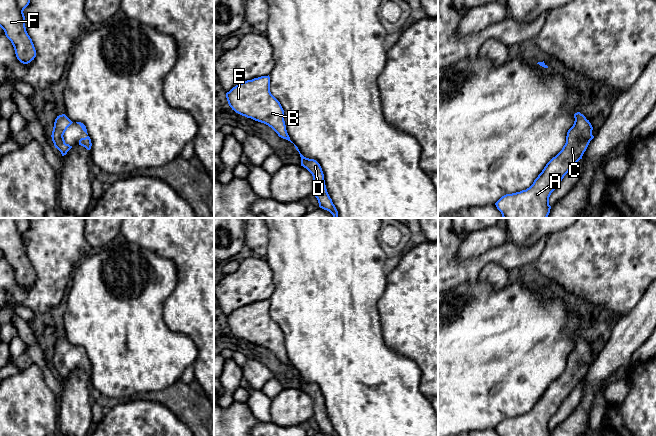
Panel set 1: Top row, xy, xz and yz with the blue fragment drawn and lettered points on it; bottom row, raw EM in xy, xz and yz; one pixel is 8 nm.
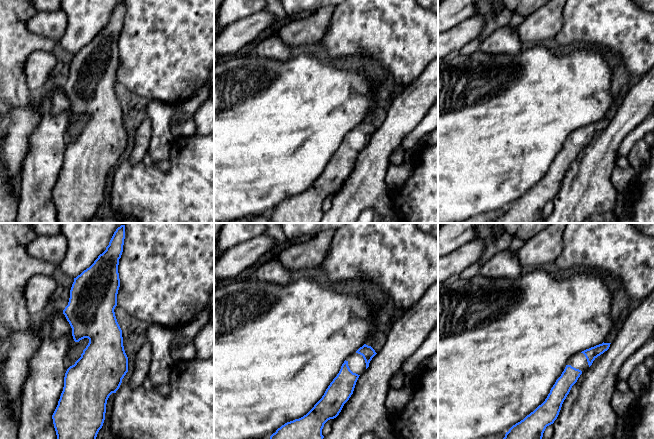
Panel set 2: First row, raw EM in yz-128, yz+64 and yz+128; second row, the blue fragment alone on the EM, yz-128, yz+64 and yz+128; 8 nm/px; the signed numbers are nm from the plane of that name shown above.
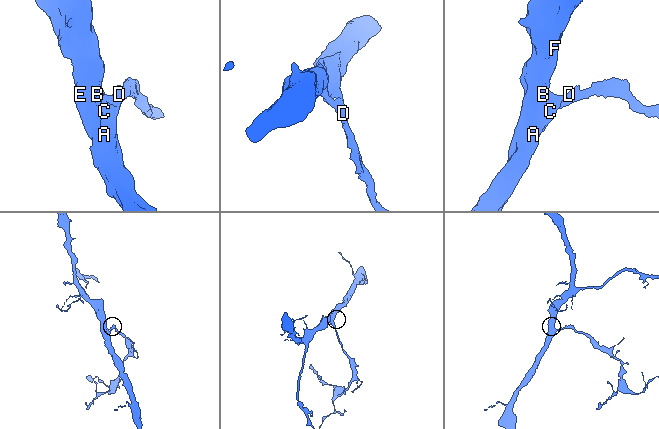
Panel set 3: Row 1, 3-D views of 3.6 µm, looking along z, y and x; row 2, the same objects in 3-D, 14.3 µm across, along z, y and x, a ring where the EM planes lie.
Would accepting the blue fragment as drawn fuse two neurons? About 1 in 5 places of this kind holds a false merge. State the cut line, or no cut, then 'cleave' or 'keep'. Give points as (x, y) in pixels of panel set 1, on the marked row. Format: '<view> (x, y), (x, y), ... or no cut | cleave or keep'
no cut | keep

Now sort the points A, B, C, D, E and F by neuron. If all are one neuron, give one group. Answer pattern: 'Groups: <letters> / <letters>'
Groups: A B C D E F

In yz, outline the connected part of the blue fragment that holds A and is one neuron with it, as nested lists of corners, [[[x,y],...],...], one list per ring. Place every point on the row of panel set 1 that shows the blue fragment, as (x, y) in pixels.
[[[580,112],[575,113],[574,118],[574,124],[567,132],[562,150],[546,164],[533,184],[526,190],[506,194],[495,203],[503,218],[548,217],[551,193],[569,170],[582,159],[594,138],[589,120]]]

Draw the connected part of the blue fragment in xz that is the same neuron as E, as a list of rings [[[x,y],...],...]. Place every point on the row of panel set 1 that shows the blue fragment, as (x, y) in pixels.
[[[269,75],[236,85],[226,93],[226,98],[236,113],[268,125],[279,137],[293,143],[286,130],[284,110],[270,92]]]

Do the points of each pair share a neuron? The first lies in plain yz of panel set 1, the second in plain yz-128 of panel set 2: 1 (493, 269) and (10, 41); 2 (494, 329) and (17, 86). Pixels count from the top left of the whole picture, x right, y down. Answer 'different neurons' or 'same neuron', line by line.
1: different neurons
2: different neurons

